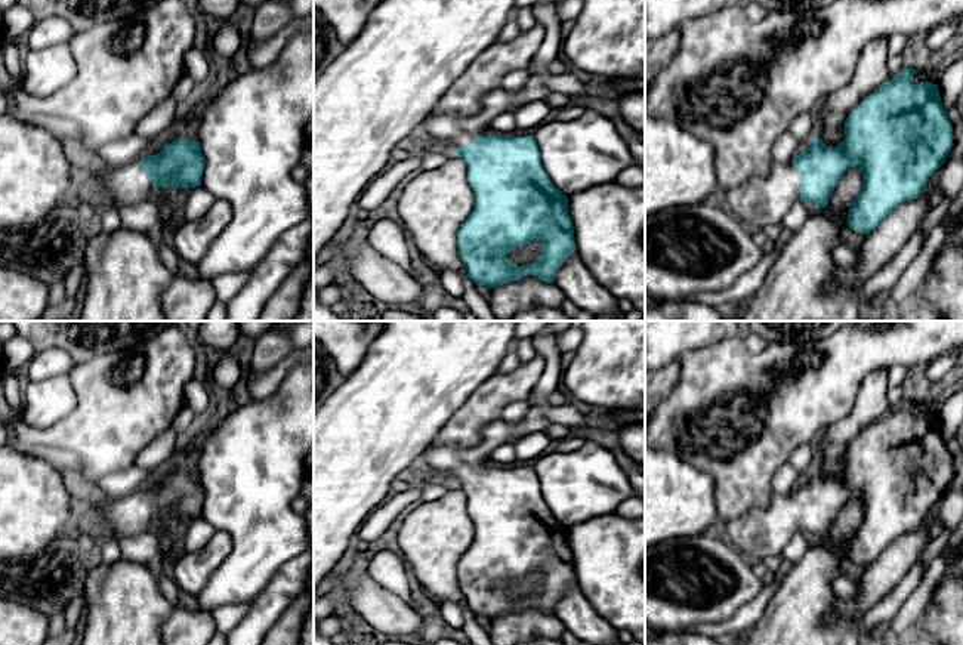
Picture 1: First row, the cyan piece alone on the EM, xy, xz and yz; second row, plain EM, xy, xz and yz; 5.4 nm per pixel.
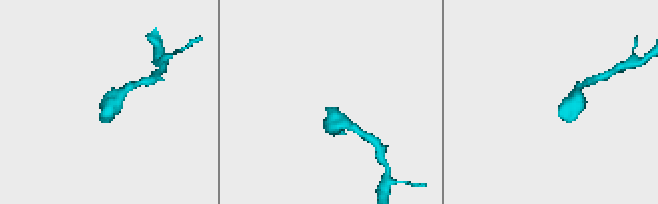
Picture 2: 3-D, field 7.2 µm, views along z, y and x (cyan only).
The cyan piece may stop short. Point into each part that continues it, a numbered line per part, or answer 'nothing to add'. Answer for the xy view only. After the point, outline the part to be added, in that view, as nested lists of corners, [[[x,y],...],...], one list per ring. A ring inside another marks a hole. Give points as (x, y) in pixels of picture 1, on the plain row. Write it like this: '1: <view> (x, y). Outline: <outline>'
1: xy (124, 517). Outline: [[[141,491],[118,499],[99,497],[98,507],[101,524],[114,540],[151,533],[155,524],[152,510],[142,502]]]

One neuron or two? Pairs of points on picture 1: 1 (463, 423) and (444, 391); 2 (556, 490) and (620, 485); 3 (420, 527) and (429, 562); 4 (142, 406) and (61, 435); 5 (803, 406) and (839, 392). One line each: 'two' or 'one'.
1: two
2: one
3: one
4: one
5: one

